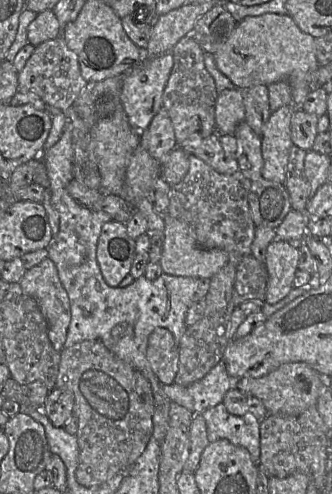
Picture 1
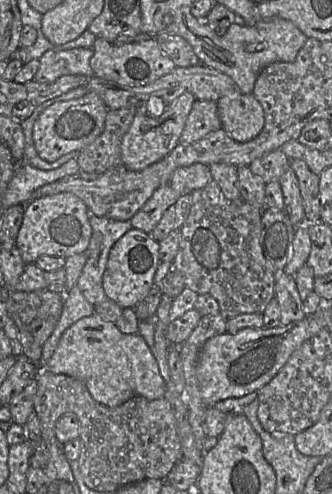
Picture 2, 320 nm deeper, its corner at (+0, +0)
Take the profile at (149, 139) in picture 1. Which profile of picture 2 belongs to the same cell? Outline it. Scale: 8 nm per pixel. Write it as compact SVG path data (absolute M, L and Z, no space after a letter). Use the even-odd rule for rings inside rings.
M195 99L187 117L179 143L192 143L222 128L215 101Z

